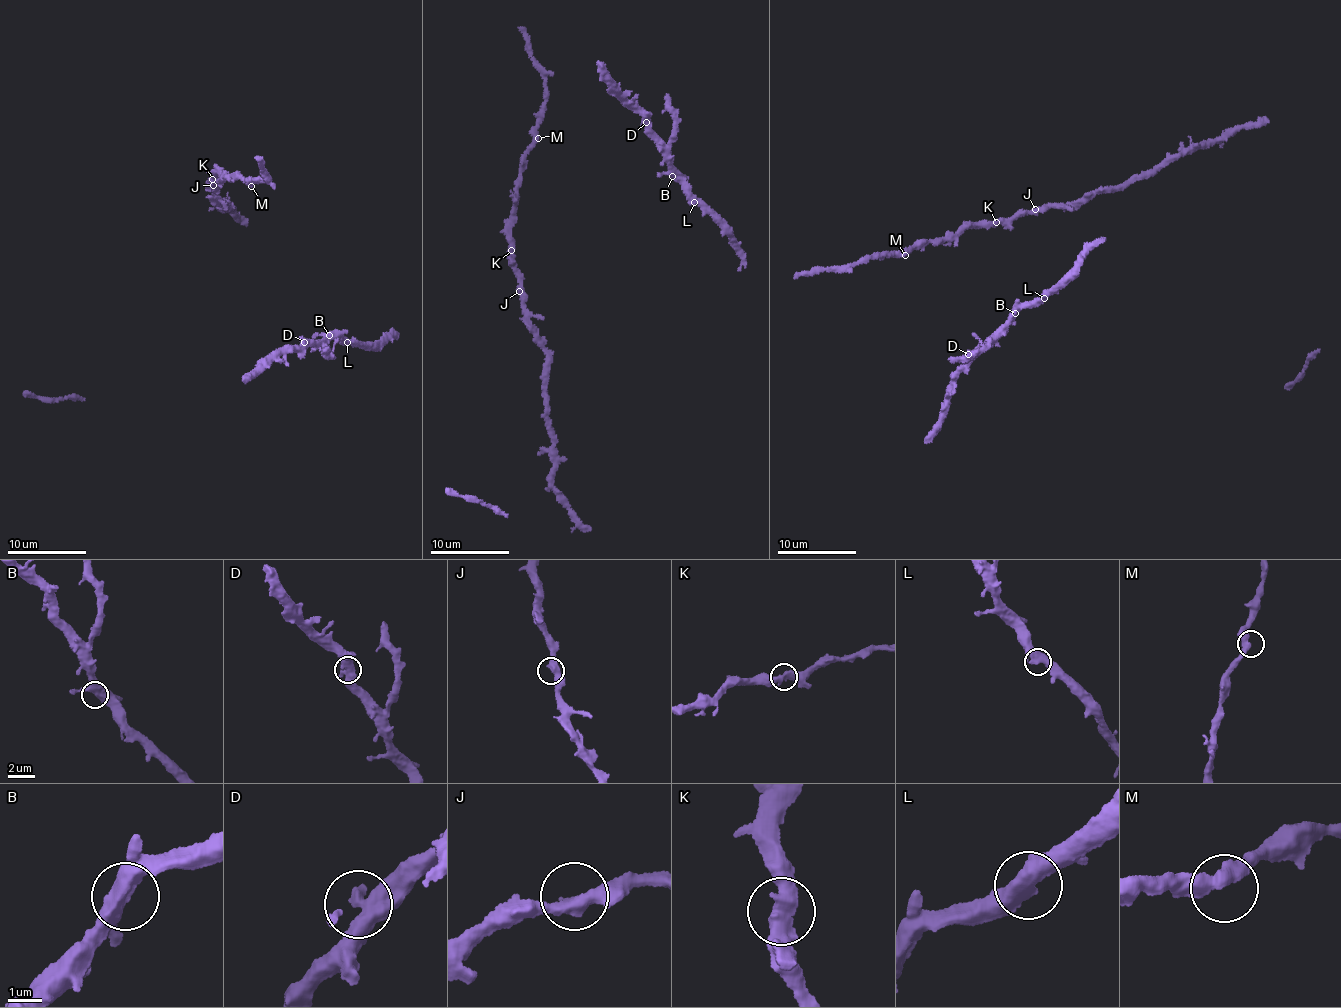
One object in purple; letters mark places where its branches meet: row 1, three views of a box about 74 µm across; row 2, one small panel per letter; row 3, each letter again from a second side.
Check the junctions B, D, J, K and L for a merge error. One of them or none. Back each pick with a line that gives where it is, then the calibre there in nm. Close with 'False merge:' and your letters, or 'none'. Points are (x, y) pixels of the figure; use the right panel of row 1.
False merge: none

